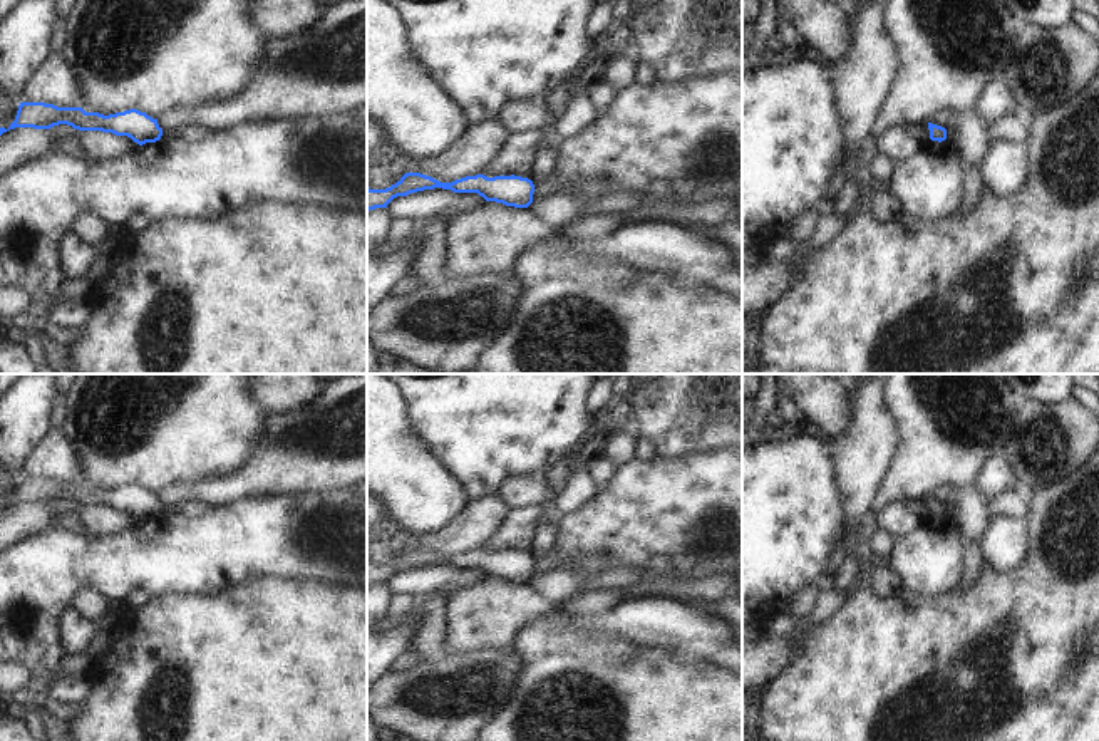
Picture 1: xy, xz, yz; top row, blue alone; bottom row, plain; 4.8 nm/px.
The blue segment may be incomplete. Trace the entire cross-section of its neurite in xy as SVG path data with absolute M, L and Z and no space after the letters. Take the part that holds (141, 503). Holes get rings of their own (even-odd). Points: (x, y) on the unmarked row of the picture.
M20 478L15 496L8 505L0 503L0 511L15 503L50 505L59 500L67 500L79 506L127 511L139 521L156 518L163 511L157 495L137 484L104 491L85 488L82 483L57 483L45 478Z

